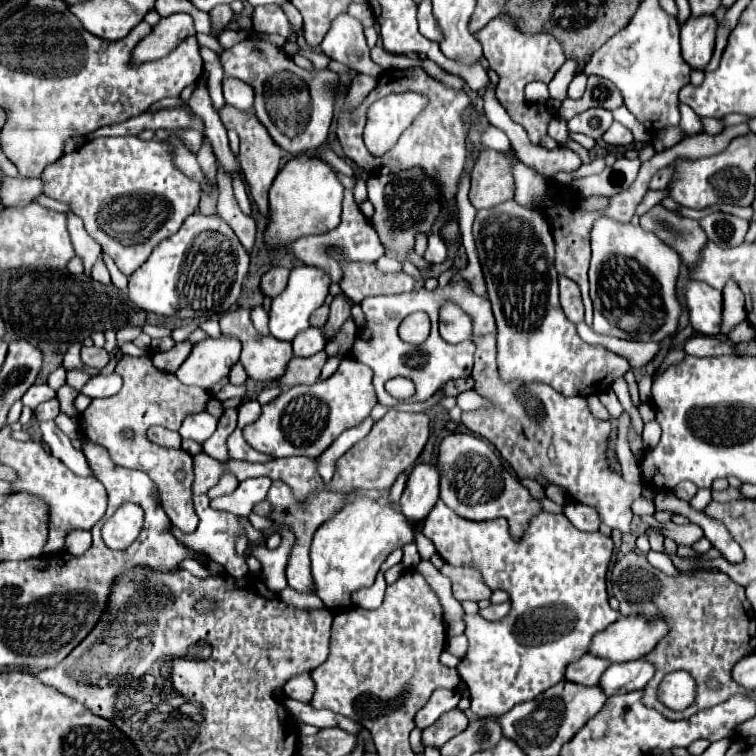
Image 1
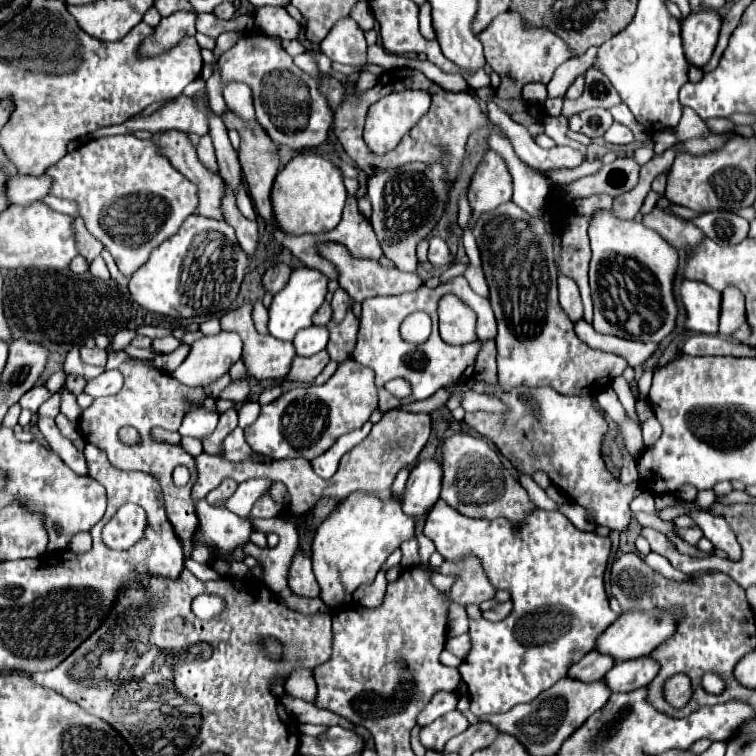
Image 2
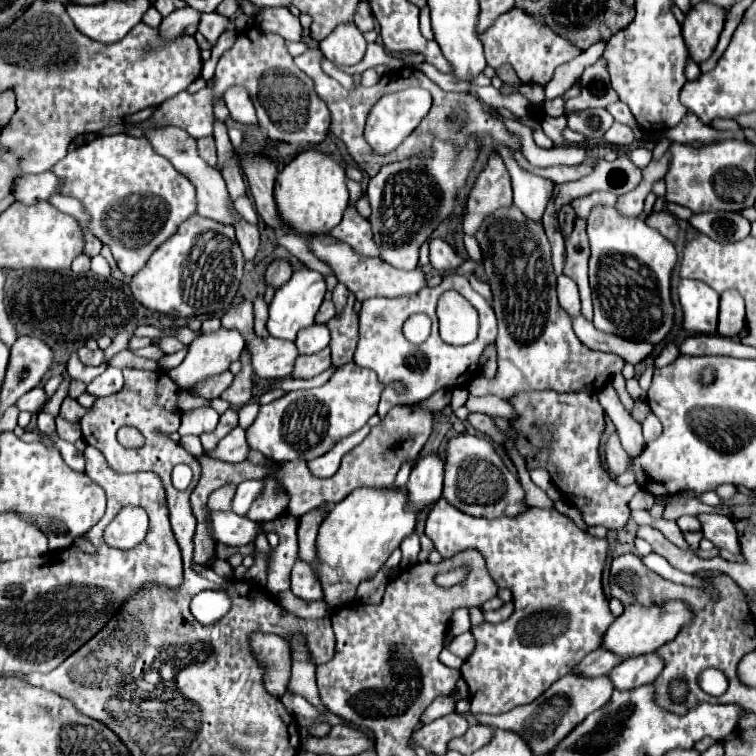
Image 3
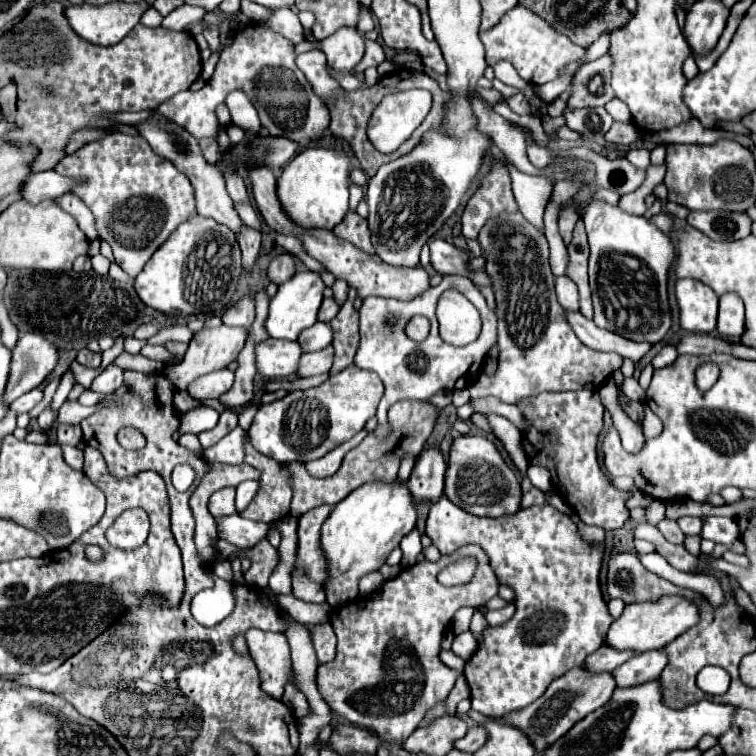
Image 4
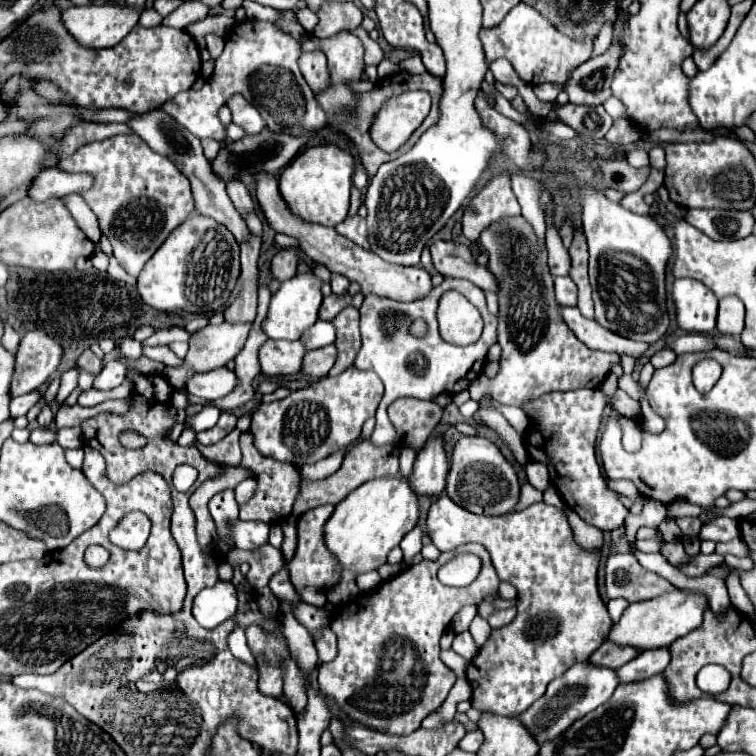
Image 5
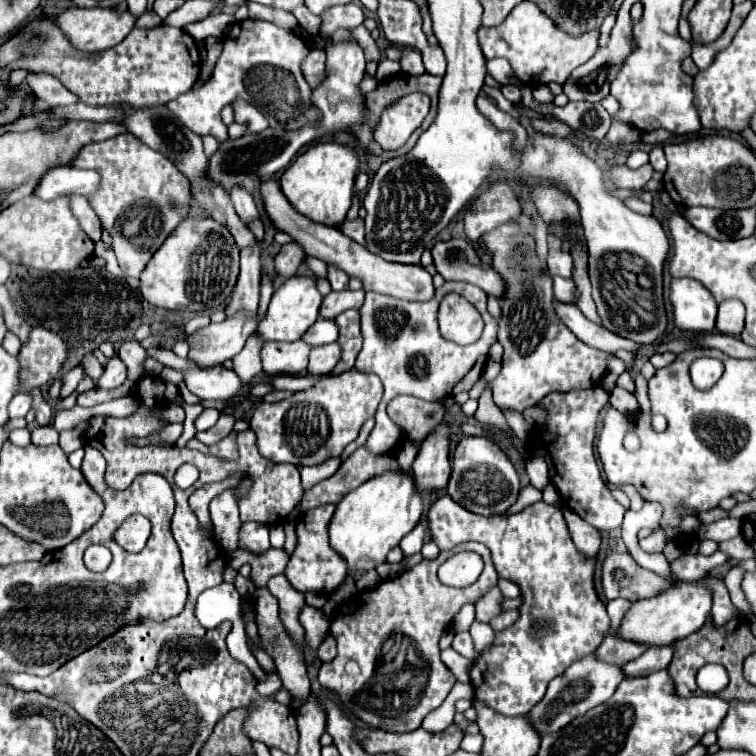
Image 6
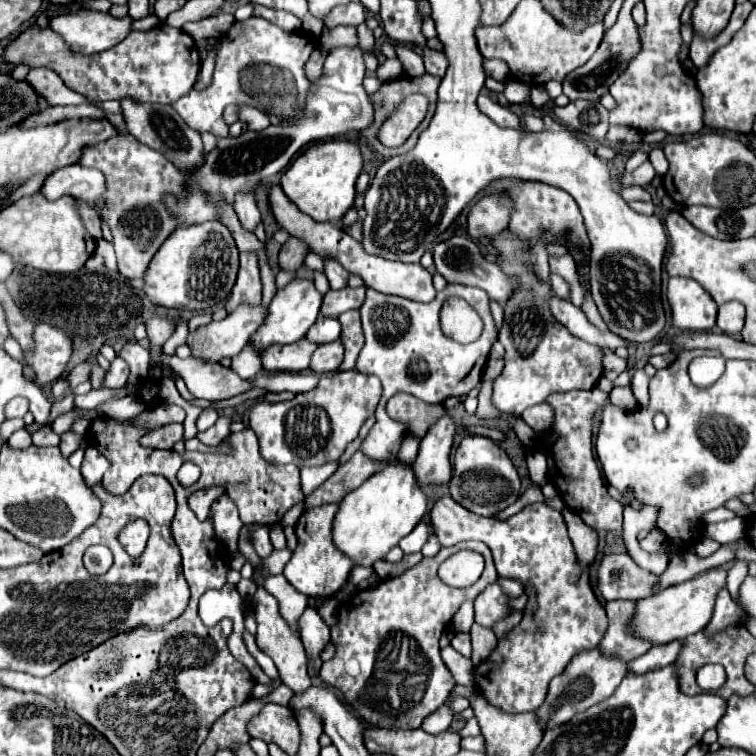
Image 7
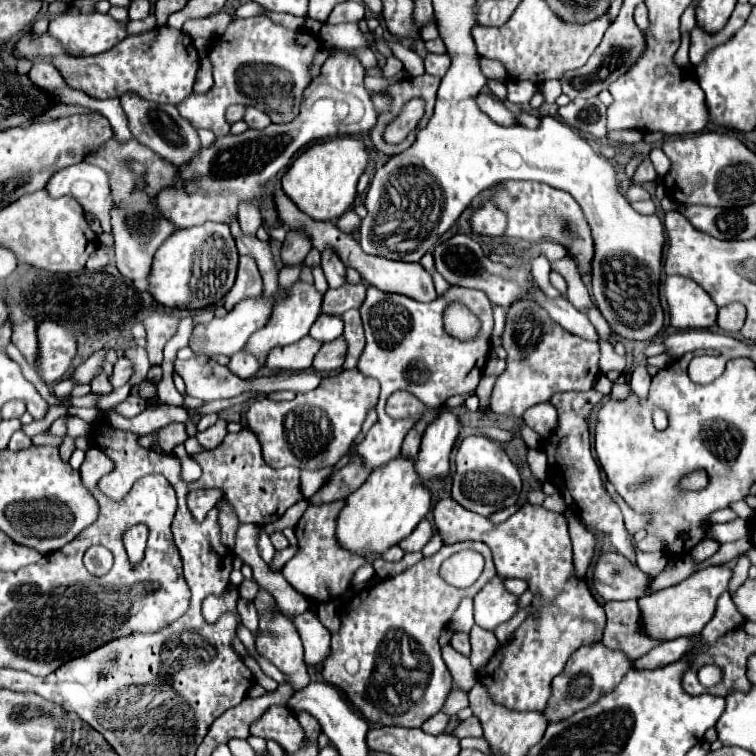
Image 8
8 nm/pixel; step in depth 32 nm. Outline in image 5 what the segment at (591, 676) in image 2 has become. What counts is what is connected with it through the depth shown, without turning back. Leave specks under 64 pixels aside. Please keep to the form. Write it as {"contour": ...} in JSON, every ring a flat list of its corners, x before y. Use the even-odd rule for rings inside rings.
{"contour":[[606,640,594,654,592,654,592,662,594,664,602,664,608,668,620,668,622,664,630,662,634,656,638,656,642,650,632,648,632,646,620,646,620,644,612,644,612,640]]}

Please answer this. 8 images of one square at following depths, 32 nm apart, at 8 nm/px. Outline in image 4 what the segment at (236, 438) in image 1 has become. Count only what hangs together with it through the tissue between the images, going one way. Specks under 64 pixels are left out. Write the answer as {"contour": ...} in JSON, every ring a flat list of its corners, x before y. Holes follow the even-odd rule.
{"contour":[[234,428,228,436,224,436,212,448,202,448,202,454,210,462,224,462,224,464,242,464,244,450,242,450,244,430]]}

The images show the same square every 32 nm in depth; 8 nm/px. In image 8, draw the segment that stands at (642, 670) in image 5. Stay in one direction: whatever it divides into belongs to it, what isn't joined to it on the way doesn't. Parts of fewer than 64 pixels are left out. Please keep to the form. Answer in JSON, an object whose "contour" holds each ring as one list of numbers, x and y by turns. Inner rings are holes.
{"contour":[[690,636,662,642,660,646,652,648,642,658,634,660,634,666,636,668,660,668,660,666,672,664,672,662,680,660,680,656,684,656,690,650,690,644,692,644,692,638]]}

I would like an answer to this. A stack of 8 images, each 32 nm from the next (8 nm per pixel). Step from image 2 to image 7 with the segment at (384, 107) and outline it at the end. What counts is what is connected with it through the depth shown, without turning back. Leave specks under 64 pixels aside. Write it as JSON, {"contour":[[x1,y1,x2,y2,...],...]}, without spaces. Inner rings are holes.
{"contour":[[420,94,408,96,408,100,404,100,400,104,400,108,384,122,384,126,378,134,380,142,390,148,400,146,426,116,426,106,428,106,428,100,424,96,420,96]]}

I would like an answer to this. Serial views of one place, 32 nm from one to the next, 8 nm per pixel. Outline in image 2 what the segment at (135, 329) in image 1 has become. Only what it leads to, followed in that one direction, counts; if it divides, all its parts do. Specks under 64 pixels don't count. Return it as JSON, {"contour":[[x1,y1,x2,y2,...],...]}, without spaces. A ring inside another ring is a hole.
{"contour":[[120,330,120,332,115,334,112,345,107,349,107,353,123,350,136,336,136,330]]}

